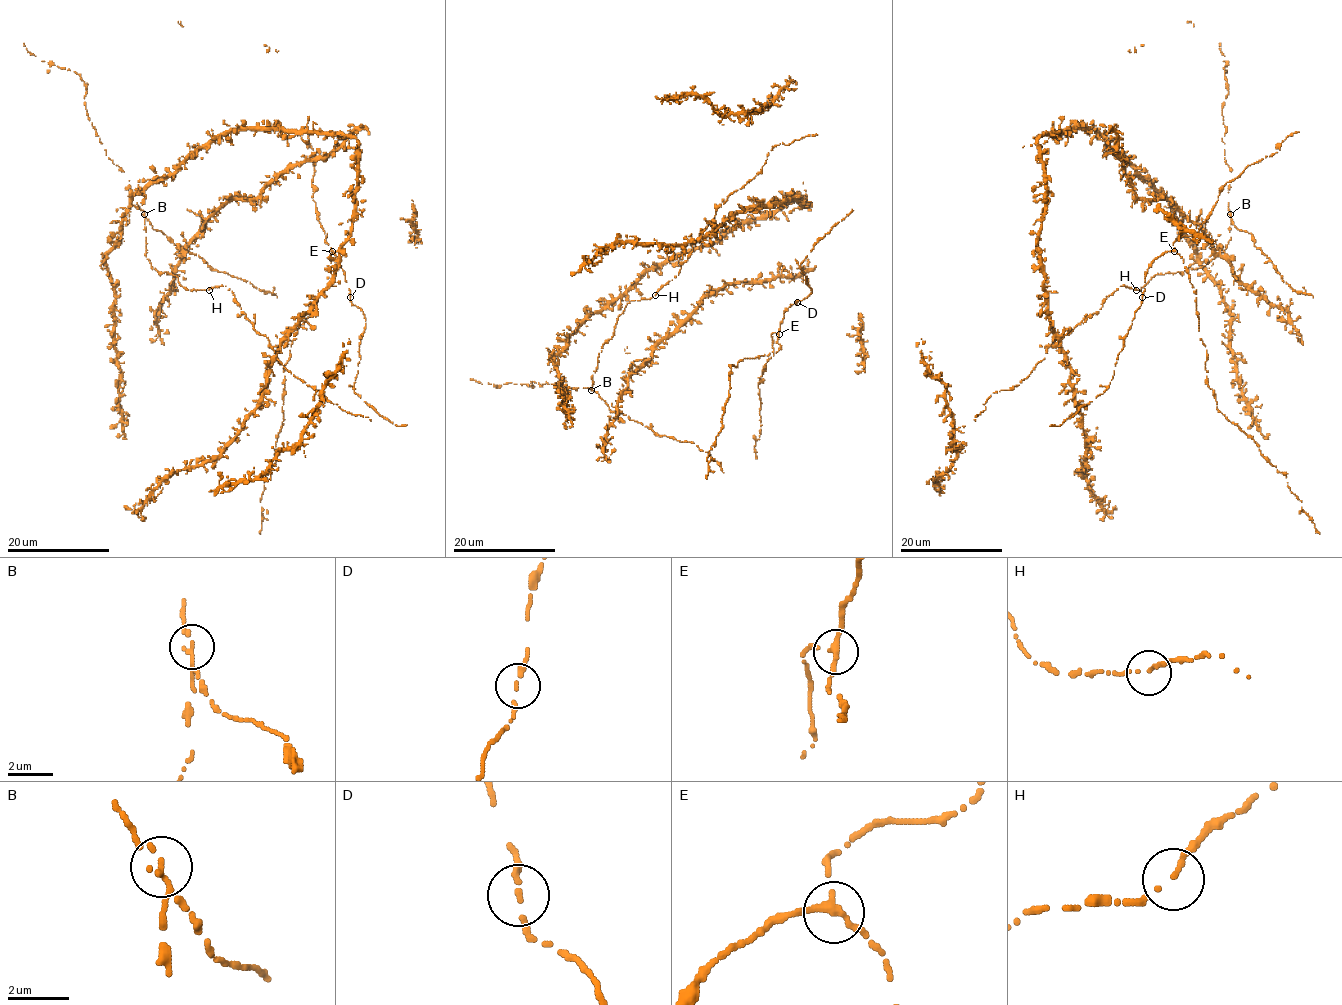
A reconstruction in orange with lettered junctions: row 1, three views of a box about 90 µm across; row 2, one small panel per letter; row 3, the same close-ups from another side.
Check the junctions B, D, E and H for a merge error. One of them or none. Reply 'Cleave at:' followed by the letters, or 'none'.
Cleave at: B

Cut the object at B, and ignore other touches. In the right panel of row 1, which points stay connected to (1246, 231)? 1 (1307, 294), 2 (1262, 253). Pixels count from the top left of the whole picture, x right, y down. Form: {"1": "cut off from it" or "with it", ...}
{"1": "with it", "2": "with it"}

